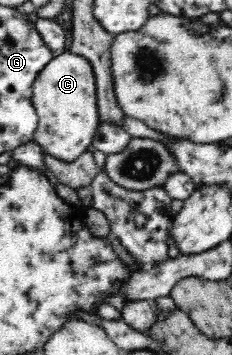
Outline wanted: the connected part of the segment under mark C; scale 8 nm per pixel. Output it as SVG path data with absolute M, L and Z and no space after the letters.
M64 51L54 56L35 78L32 105L38 114L38 127L32 140L42 146L44 153L72 163L88 152L100 124L92 64L82 55Z

